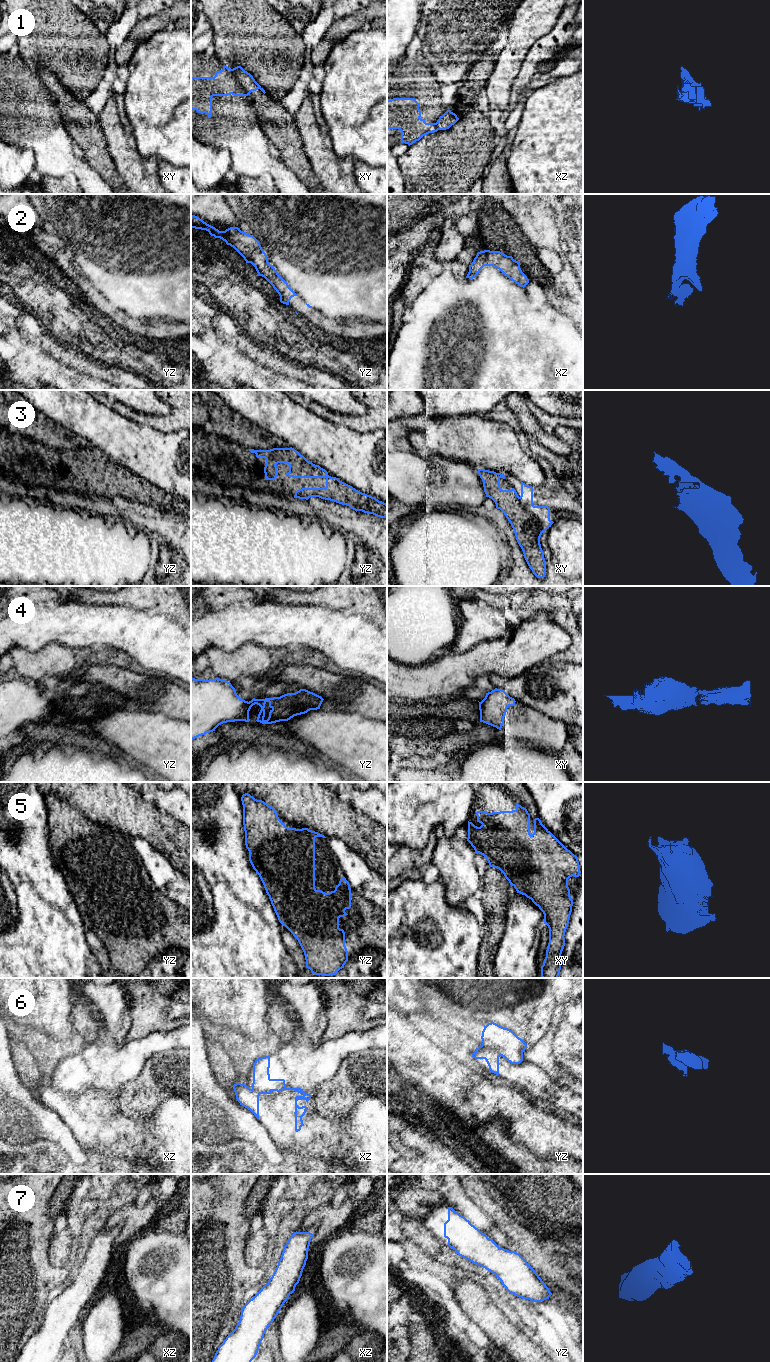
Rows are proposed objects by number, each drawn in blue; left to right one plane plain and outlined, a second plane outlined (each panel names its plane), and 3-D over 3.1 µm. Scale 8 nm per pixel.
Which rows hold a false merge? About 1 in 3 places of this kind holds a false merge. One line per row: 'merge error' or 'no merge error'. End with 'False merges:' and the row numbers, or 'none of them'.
1: merge error
2: no merge error
3: no merge error
4: merge error
5: no merge error
6: no merge error
7: no merge error
False merges: 1, 4

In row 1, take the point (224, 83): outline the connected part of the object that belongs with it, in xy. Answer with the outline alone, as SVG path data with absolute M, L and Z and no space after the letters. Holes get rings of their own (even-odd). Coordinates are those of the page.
M223 66L220 71L215 71L214 77L191 77L191 110L198 113L206 113L208 118L212 117L212 97L213 96L248 96L250 93L244 89L236 78L233 70Z

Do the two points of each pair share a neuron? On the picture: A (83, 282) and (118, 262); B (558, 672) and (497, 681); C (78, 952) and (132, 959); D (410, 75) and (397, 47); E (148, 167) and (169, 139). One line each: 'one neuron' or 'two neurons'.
A: two neurons
B: one neuron
C: two neurons
D: two neurons
E: two neurons

